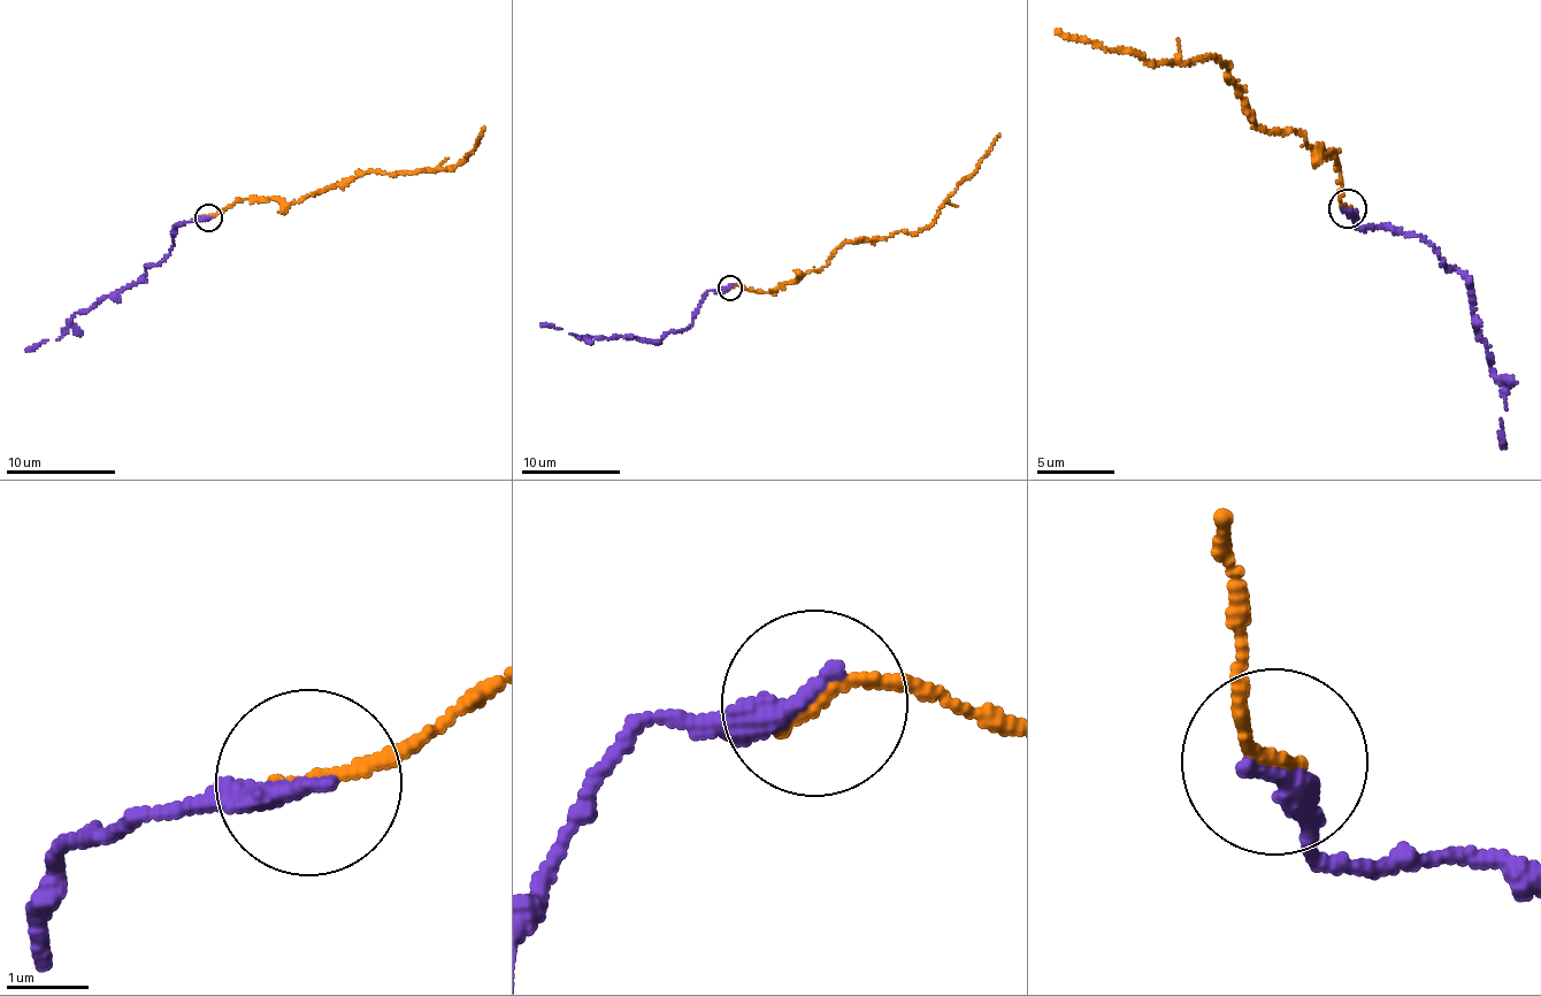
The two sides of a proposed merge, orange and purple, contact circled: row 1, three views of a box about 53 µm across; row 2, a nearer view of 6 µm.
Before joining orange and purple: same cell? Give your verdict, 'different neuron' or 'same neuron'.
same neuron

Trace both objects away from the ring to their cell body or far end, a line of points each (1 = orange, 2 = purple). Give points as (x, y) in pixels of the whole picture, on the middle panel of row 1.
1: (729, 288), (741, 284), (758, 291), (777, 291), (817, 269), (845, 243), (926, 229), (999, 135)
2: (729, 288), (708, 290), (692, 326), (656, 341), (581, 337), (541, 323)

